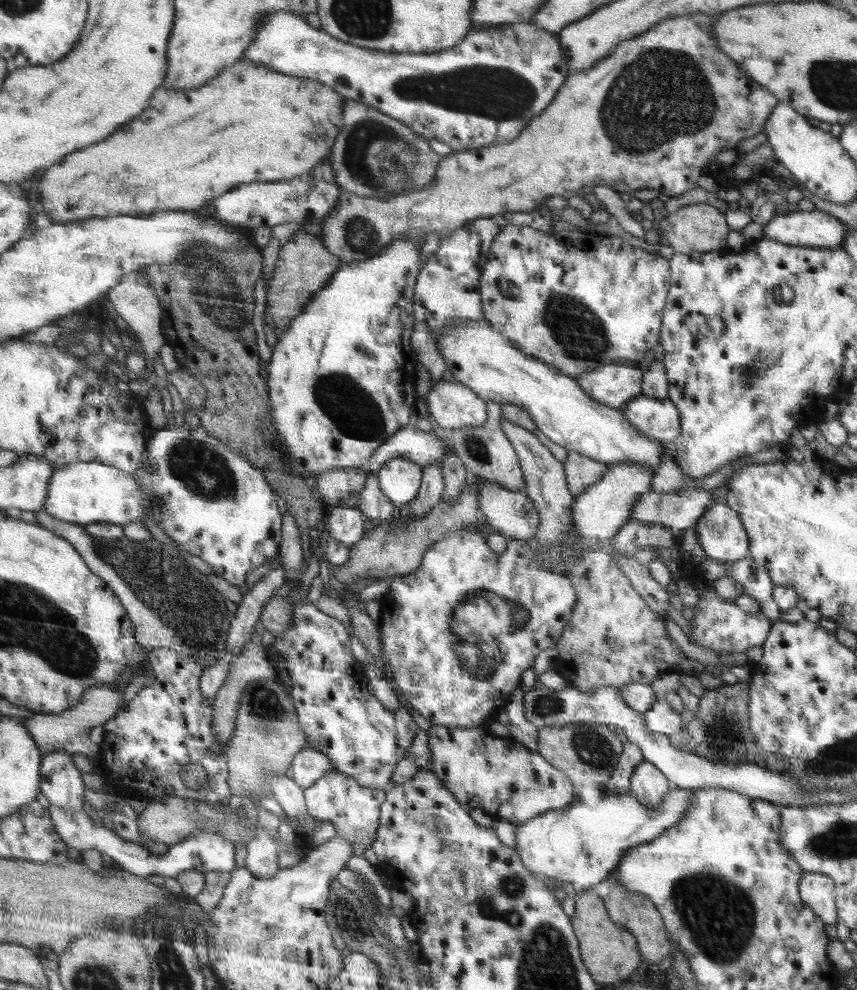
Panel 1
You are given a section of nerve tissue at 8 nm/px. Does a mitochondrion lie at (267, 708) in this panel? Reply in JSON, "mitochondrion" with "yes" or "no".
{"mitochondrion":"yes"}

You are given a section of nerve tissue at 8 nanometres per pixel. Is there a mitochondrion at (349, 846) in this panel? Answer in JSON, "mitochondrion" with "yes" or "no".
{"mitochondrion":"no"}

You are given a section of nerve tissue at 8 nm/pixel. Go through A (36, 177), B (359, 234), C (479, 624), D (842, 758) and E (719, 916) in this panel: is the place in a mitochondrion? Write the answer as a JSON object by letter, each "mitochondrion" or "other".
{"A":"other","B":"mitochondrion","C":"mitochondrion","D":"mitochondrion","E":"mitochondrion"}

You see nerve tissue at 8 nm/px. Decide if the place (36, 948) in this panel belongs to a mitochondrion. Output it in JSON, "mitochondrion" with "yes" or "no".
{"mitochondrion":"no"}

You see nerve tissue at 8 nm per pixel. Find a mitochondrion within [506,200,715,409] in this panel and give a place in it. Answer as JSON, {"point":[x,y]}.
{"point":[579,330]}

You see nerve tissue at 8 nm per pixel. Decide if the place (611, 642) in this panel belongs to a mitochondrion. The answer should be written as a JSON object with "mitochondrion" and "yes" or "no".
{"mitochondrion":"yes"}

